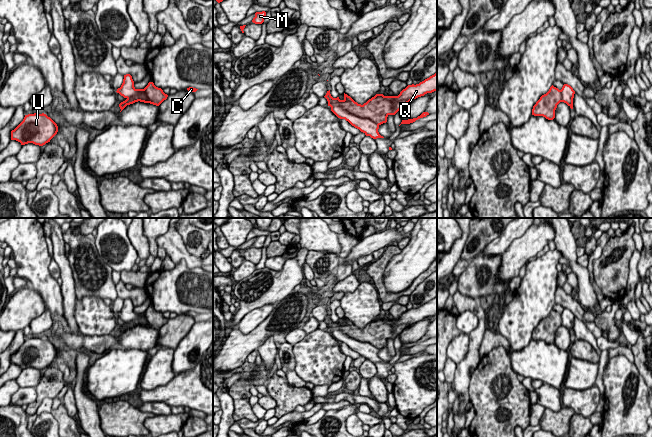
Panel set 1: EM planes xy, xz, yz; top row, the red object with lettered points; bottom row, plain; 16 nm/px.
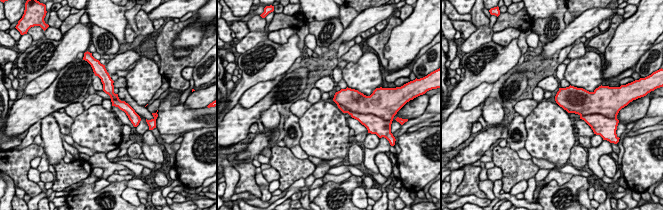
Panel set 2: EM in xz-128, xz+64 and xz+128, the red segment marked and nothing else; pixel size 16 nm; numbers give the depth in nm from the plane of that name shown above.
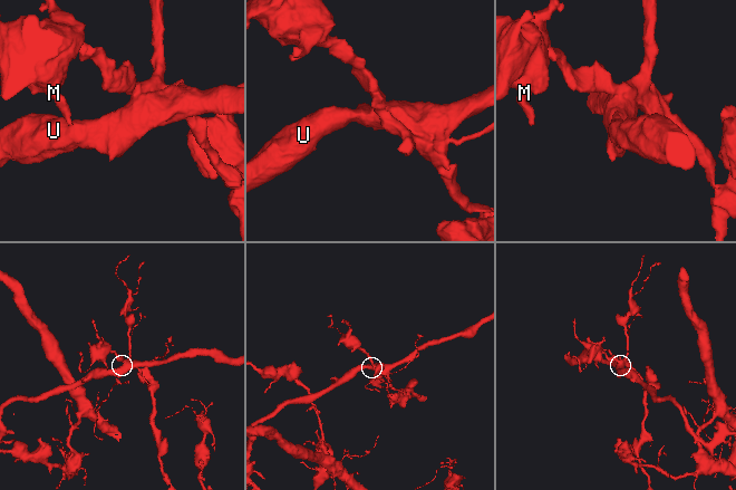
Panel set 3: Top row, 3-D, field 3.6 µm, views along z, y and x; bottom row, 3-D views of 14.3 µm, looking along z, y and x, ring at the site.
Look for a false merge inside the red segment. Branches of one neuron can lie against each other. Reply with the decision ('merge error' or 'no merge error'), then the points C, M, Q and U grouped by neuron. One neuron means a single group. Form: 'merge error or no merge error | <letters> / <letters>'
merge error | C M / Q U

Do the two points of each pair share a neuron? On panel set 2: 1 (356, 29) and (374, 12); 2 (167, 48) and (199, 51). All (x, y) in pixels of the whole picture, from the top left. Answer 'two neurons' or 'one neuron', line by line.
1: one neuron
2: one neuron

